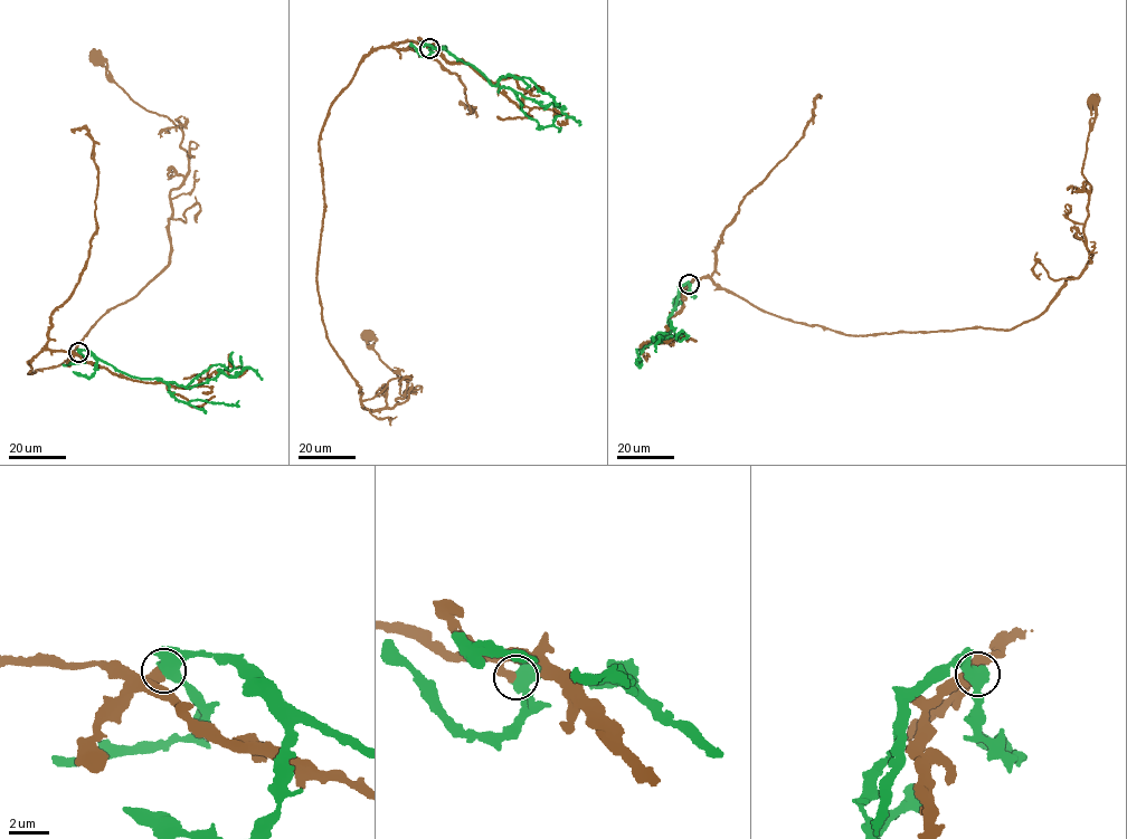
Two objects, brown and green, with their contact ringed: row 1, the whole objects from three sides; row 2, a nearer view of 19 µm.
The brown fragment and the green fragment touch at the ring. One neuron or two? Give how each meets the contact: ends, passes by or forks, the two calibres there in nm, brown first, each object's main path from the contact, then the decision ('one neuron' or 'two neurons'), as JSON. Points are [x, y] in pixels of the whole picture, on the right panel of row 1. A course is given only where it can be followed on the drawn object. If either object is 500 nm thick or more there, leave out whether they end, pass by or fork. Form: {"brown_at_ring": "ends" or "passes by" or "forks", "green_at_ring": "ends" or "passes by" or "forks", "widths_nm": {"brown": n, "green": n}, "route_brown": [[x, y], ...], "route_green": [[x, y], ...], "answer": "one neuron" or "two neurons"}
{"widths_nm": {"brown": 500, "green": 600}, "route_brown": [[690, 285], [707, 276], [776, 316], [863, 336], [1011, 330], [1038, 317], [1091, 256], [1082, 172], [1094, 103]], "route_green": [[690, 285], [679, 291], [666, 322], [671, 331], [660, 342], [656, 334], [656, 352]], "answer": "two neurons"}

